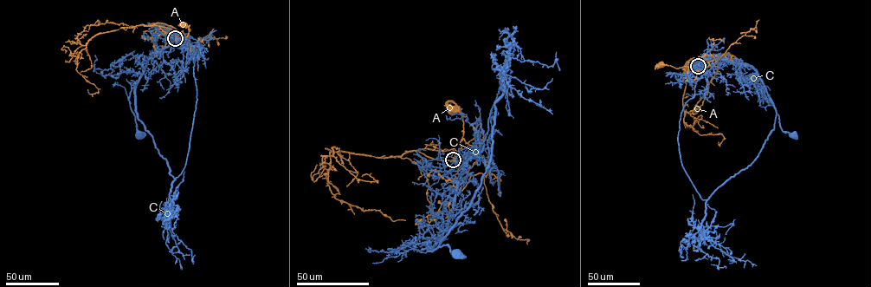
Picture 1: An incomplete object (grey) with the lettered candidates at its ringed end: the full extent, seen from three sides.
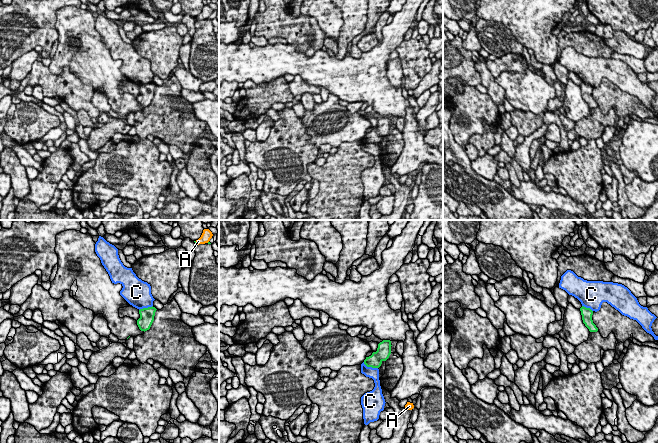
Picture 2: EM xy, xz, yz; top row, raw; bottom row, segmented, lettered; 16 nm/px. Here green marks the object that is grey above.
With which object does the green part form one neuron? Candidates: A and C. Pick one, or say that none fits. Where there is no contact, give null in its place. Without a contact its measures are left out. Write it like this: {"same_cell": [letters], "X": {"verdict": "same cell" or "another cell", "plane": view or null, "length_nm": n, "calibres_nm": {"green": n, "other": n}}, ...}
{"same_cell": [], "A": {"verdict": "another cell", "plane": "xy", "length_nm": 50, "calibres_nm": {"green": 30, "other": 160}}, "C": {"verdict": "another cell", "plane": "xz", "length_nm": 260, "calibres_nm": {"green": 220, "other": 170}}}

